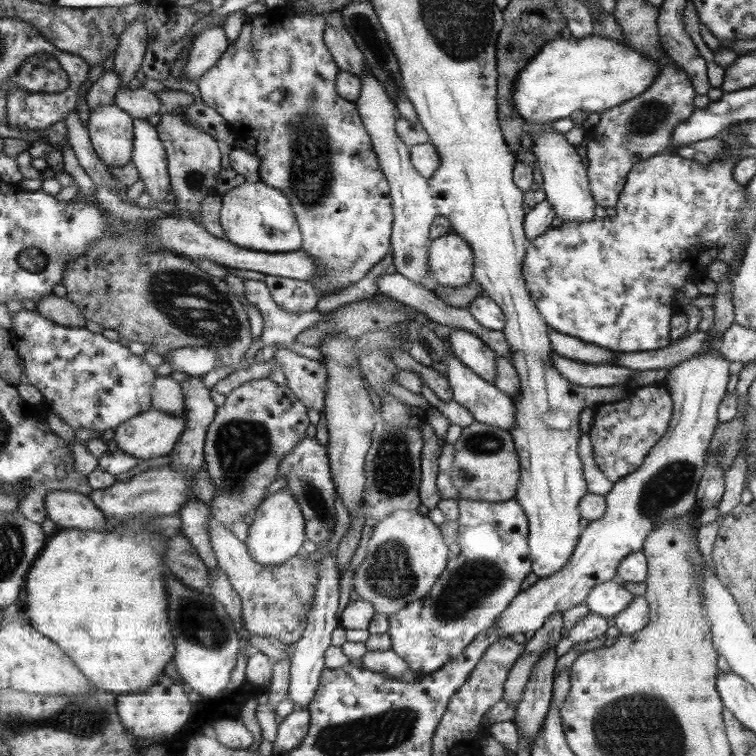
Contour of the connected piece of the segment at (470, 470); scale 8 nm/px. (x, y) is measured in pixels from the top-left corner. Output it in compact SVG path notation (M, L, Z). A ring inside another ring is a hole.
M474 421L464 427L454 448L456 454L449 475L459 490L458 498L488 502L504 502L515 498L522 480L522 468L514 438L509 431Z

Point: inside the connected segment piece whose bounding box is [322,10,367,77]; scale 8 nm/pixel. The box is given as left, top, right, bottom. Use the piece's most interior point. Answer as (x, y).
(347, 54)

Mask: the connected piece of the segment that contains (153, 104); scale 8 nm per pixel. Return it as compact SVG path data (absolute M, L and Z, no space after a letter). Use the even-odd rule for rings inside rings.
M143 86L136 90L119 88L115 96L115 105L127 111L134 120L160 114L164 108L155 92L145 89Z

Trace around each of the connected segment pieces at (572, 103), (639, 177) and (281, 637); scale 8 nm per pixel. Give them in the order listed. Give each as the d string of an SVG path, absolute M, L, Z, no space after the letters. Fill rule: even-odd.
M591 34L584 38L564 39L563 37L551 40L543 46L540 53L528 62L515 78L511 101L522 115L525 122L553 122L561 118L568 118L576 112L602 114L612 107L622 105L631 98L642 94L654 81L662 68L648 56L640 54L620 40Z
M669 148L661 150L658 154L640 161L627 176L627 184L621 193L619 202L612 210L606 221L594 222L564 222L561 227L548 229L542 236L535 238L527 247L527 256L524 258L523 275L526 276L530 288L532 301L536 309L547 322L550 331L566 336L575 337L584 343L594 344L600 348L612 351L630 351L631 353L646 352L663 349L670 343L668 324L674 312L674 292L682 290L686 284L686 276L692 276L693 283L707 278L708 266L712 260L722 260L729 268L740 268L744 258L745 248L749 238L745 234L735 232L735 222L739 217L741 208L745 205L746 186L735 181L734 166L740 159L737 156L724 157L722 160L710 160L708 166L696 162L694 159L683 159L676 151Z
M209 514L210 544L218 559L219 570L225 572L232 588L241 600L243 621L248 634L271 636L285 645L296 644L307 630L308 614L319 584L317 560L306 555L296 555L279 565L266 566L252 558L245 542L240 542L232 531L218 524Z

